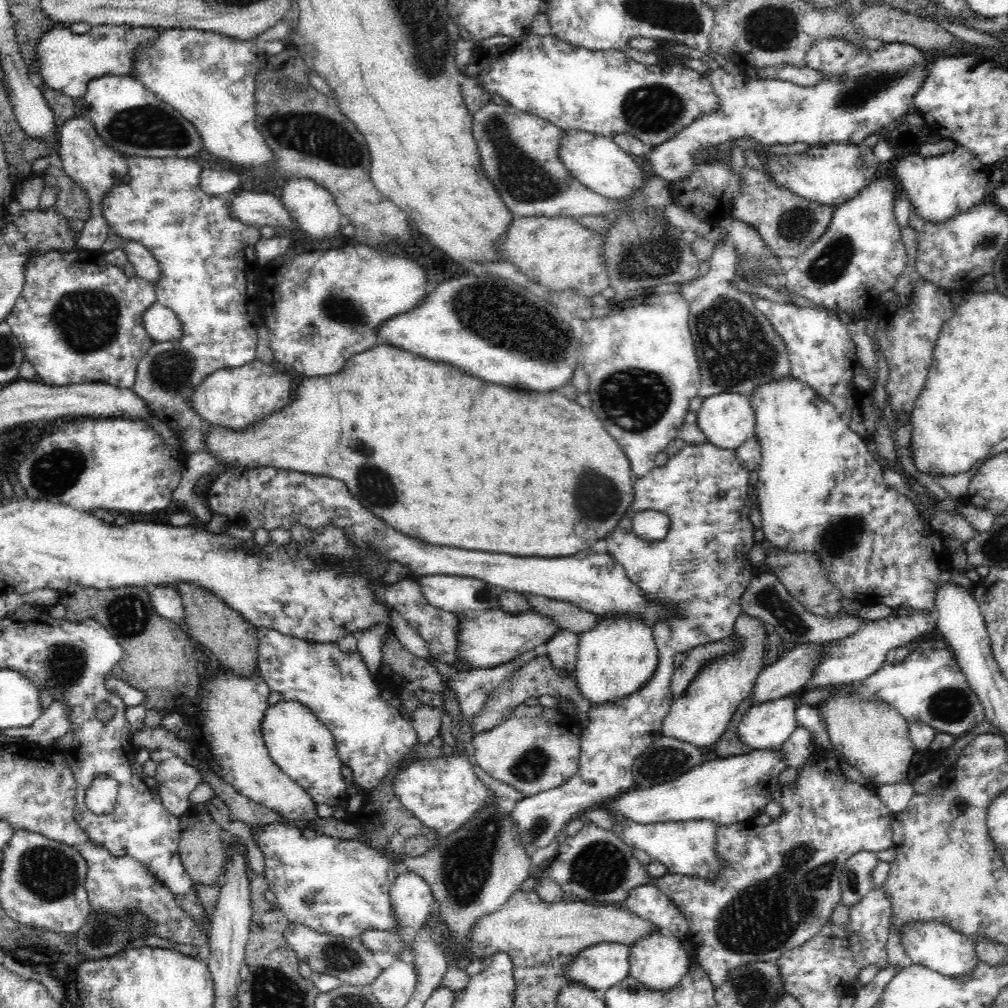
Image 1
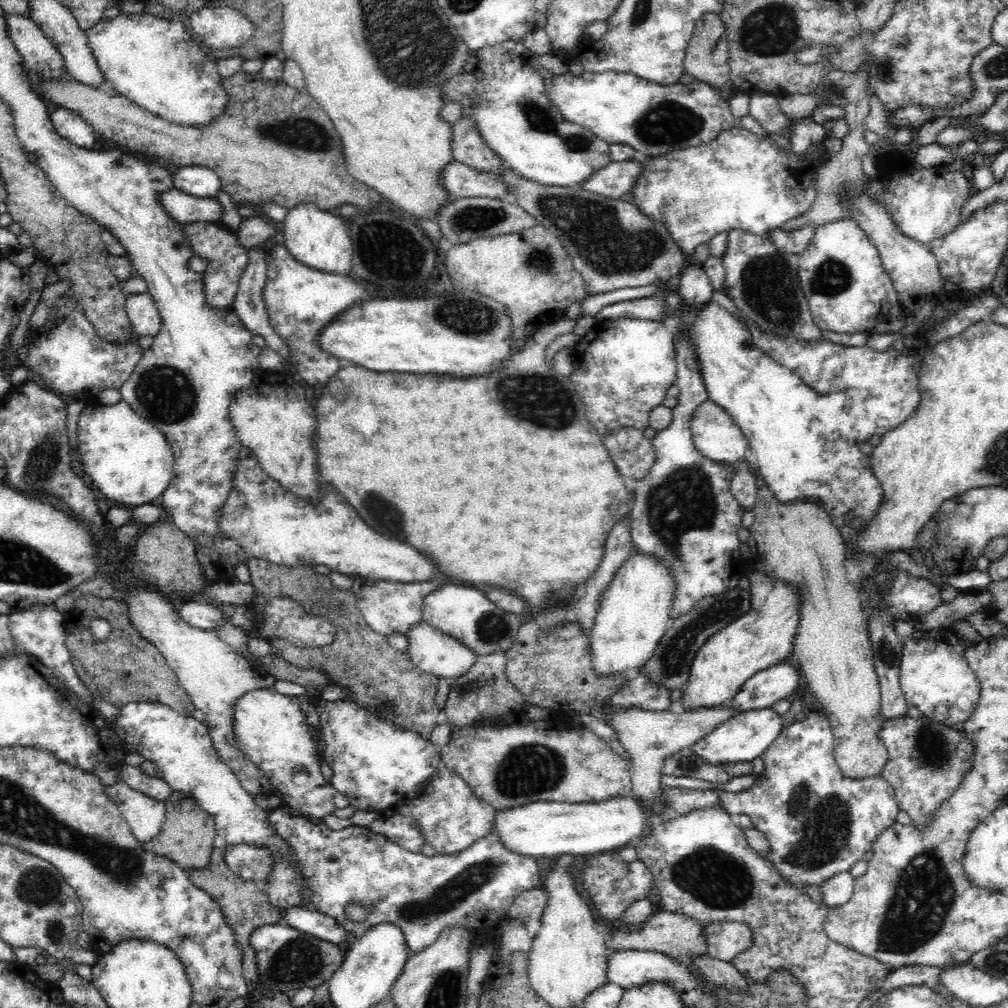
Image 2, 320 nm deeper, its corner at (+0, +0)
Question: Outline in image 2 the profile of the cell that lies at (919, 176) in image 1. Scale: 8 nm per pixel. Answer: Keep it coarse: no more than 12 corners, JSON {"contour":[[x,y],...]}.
{"contour":[[916,167],[880,199],[905,236],[928,245],[961,223],[971,180]]}

